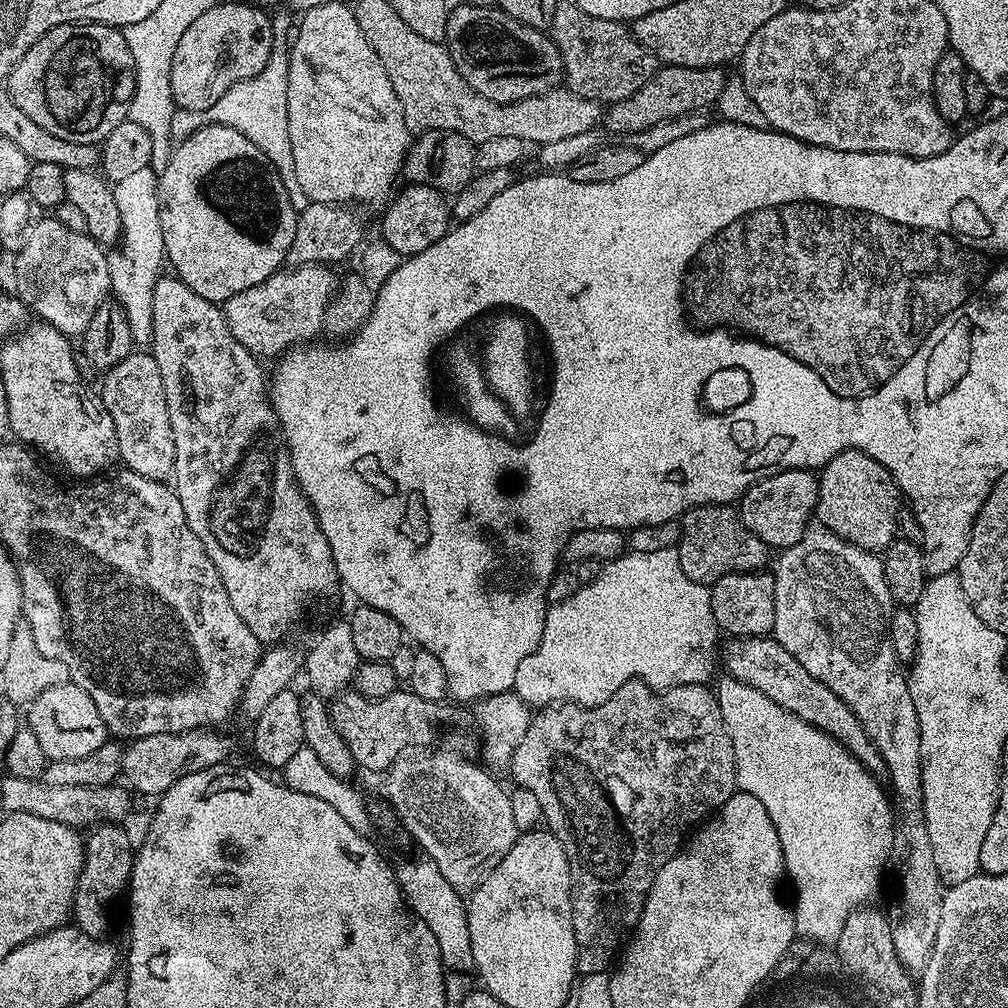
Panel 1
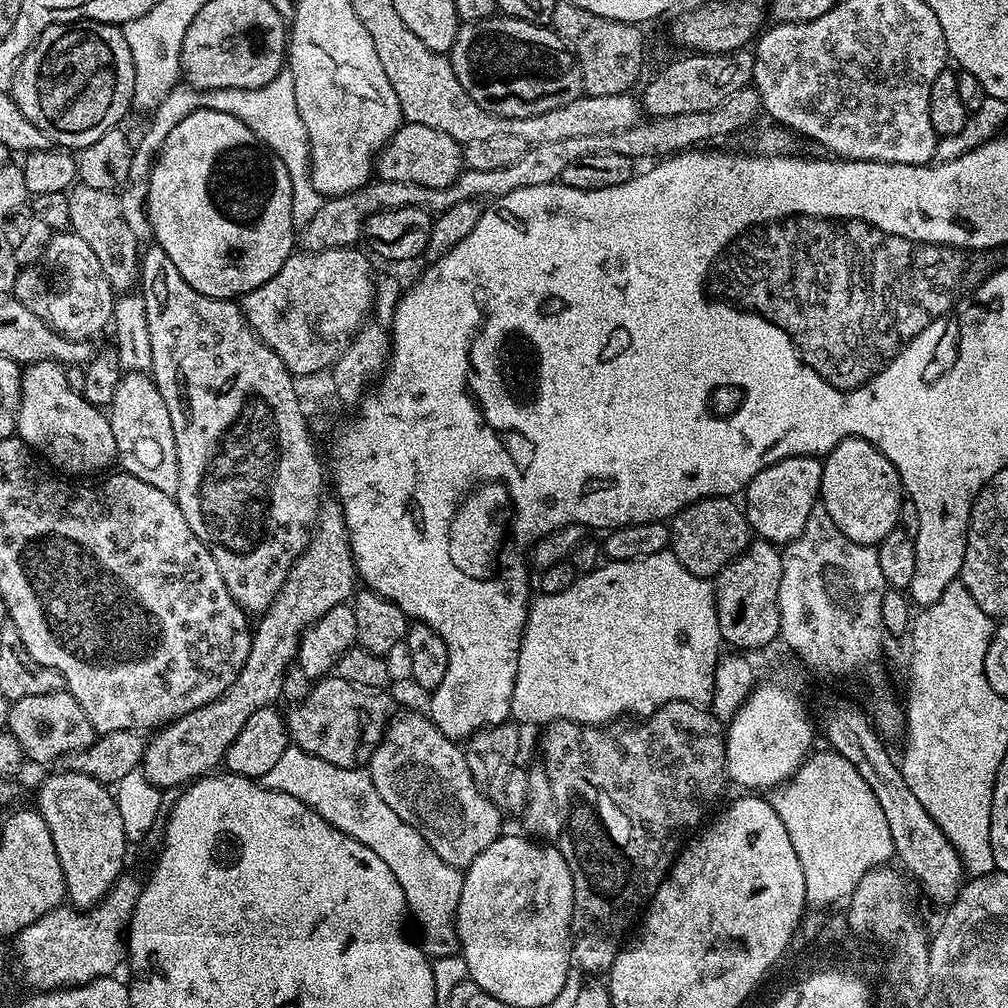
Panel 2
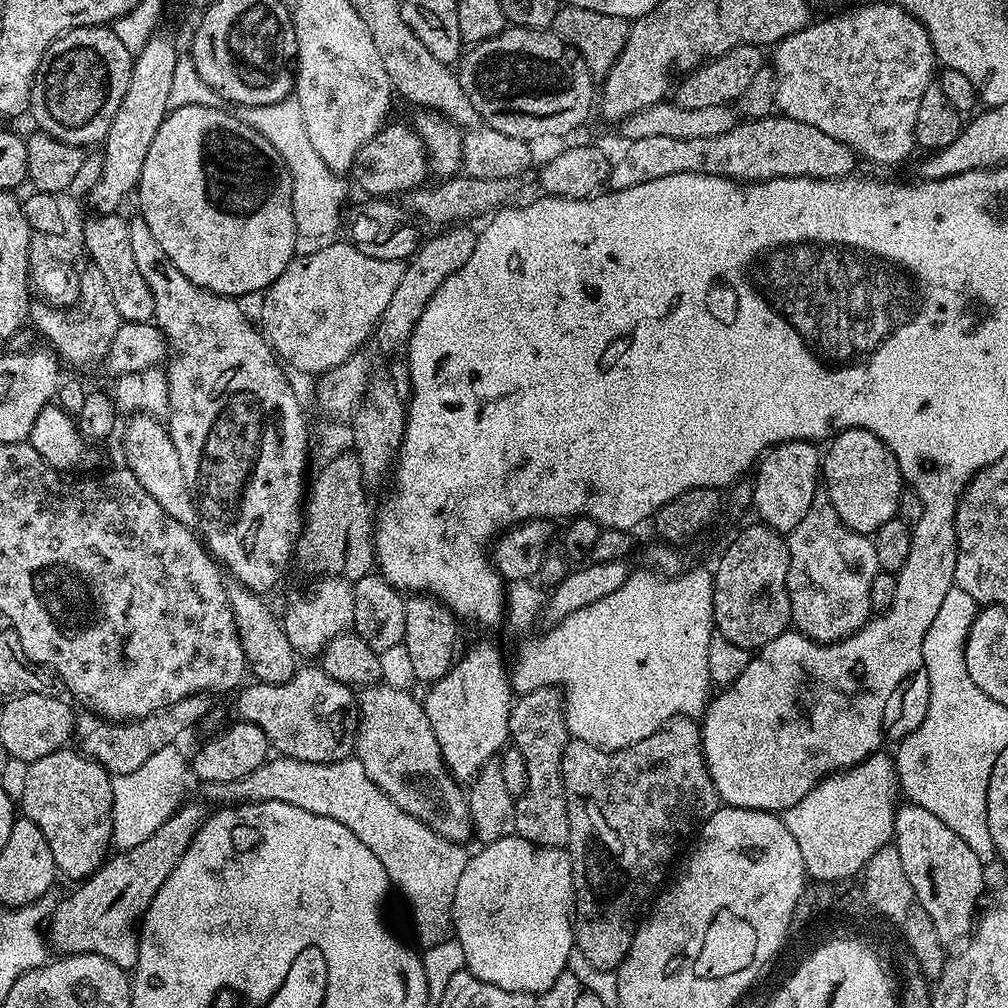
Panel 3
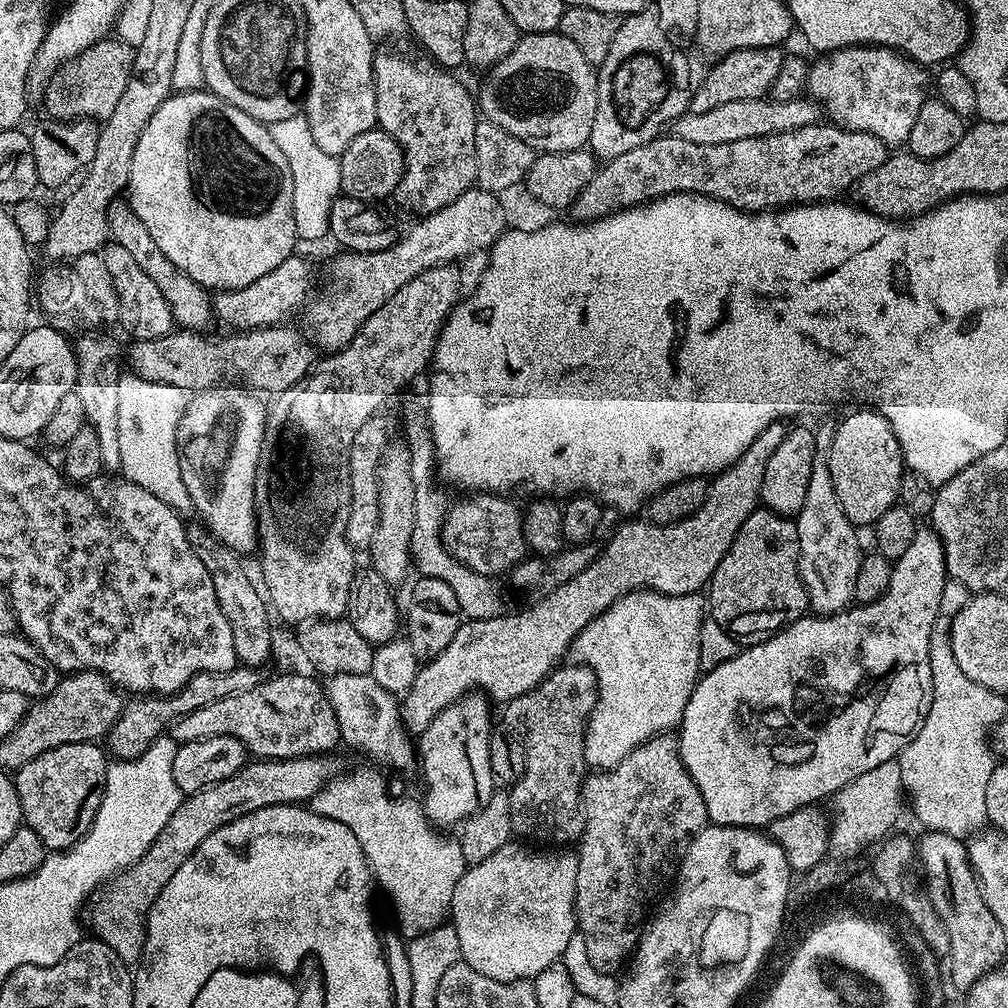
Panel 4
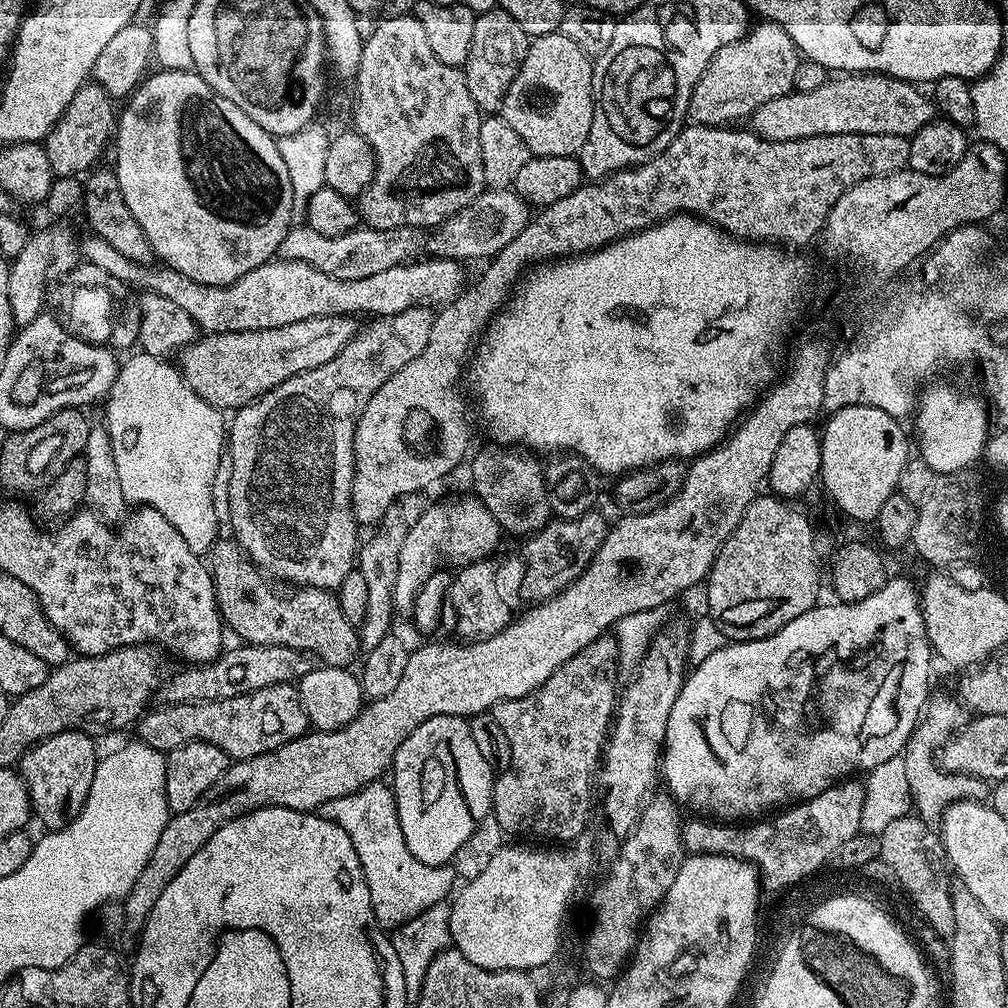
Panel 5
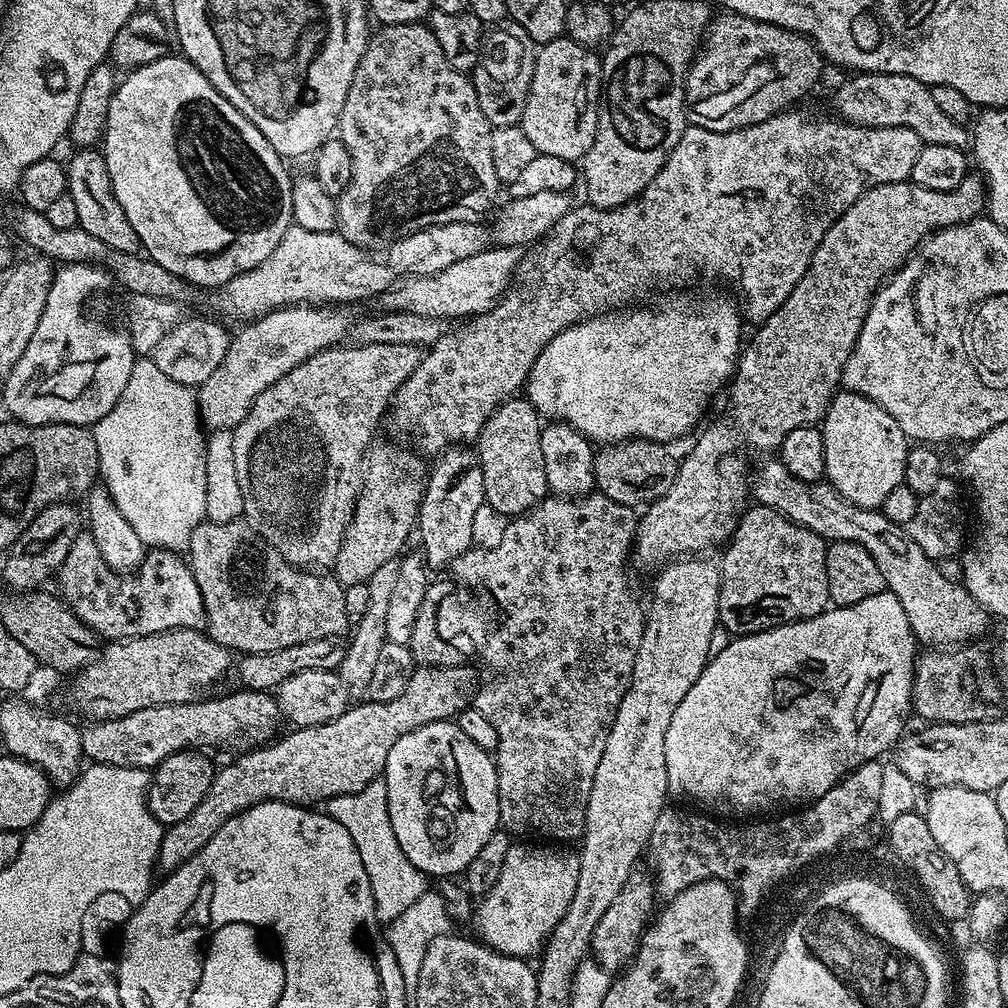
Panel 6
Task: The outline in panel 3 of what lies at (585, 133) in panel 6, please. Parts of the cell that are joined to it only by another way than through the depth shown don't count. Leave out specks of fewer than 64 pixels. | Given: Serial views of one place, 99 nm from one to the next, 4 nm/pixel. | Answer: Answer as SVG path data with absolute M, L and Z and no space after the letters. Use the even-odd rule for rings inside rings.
M505 26L494 38L486 38L471 45L461 55L458 75L462 90L466 98L470 98L477 117L487 127L502 130L502 134L510 134L510 138L535 142L543 136L568 136L587 118L588 111L594 108L594 77L586 62L552 30Z

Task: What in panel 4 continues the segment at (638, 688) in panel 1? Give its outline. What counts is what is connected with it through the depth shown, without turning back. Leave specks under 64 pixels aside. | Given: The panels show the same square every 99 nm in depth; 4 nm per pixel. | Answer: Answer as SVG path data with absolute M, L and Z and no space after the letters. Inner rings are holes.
M672 734L652 736L646 743L639 744L633 752L626 754L620 764L585 775L580 786L580 799L584 830L580 834L576 852L578 940L584 943L584 956L594 971L619 973L636 950L636 941L640 939L642 925L649 911L648 903L667 880L669 883L673 879L680 857L694 837L709 823L706 802L702 802L698 786L682 762L680 741Z

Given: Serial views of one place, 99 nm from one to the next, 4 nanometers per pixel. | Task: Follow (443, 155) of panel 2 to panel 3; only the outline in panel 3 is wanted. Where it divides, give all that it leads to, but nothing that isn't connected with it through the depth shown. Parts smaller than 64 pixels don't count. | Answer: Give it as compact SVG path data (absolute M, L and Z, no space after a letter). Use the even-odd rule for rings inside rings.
M385 123L384 127L362 150L358 150L354 173L360 188L372 198L392 198L395 192L407 194L413 188L419 188L425 183L430 172L430 157L424 139L420 137L415 127L407 128L404 124Z

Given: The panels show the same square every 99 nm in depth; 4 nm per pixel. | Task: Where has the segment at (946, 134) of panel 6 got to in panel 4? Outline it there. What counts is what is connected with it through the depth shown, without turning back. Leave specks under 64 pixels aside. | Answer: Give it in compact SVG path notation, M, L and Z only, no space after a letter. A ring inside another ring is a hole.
M738 98L738 102L722 102L722 106L714 106L714 110L706 110L703 114L689 110L672 121L670 132L686 142L698 142L698 146L718 146L722 142L742 142L742 138L762 138L805 128L817 123L816 112L817 105L808 98L790 102L771 98Z

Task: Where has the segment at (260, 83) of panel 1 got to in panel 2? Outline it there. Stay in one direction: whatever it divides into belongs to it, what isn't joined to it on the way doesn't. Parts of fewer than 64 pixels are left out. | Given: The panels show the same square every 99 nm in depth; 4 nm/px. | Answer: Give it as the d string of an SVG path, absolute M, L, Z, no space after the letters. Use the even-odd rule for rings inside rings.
M288 70L279 72L266 86L257 88L255 92L243 94L229 94L227 91L202 92L184 82L177 84L174 90L170 90L170 94L162 102L162 106L158 106L156 111L151 113L152 125L145 130L144 137L141 138L140 144L138 140L132 153L128 180L132 182L147 181L153 163L160 155L166 138L170 138L170 130L174 130L174 126L178 126L178 122L182 122L182 118L194 114L200 108L218 110L222 114L230 114L234 118L238 118L258 137L262 144L265 144L278 158L282 158L292 183L292 222L297 229L303 230L310 222L310 218L314 218L314 214L318 214L322 197L318 190L314 190L308 135L306 126L302 126L302 114L298 114L298 98L294 98L294 78L291 71Z

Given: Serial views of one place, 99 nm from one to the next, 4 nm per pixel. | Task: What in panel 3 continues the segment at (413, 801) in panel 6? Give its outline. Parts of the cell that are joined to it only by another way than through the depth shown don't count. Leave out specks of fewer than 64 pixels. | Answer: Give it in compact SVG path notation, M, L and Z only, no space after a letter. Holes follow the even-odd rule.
M476 644L463 656L464 653L441 680L437 680L427 689L428 697L423 697L422 703L426 710L426 718L434 730L434 738L438 738L438 746L442 750L442 758L450 775L455 780L470 782L480 773L484 763L493 759L509 743L508 723L514 693L509 669L506 664L504 668L504 660L494 645Z

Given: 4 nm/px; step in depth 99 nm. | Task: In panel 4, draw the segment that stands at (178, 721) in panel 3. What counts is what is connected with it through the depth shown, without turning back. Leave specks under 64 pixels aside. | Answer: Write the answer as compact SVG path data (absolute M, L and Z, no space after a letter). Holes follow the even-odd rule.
M237 666L225 672L194 674L194 678L190 678L190 682L186 682L186 686L182 686L180 690L172 692L169 696L137 695L125 703L123 710L120 711L120 717L107 732L107 751L116 760L138 758L159 736L165 735L166 730L171 729L174 722L178 722L178 718L182 718L186 714L194 714L194 710L202 710L202 706L210 706L210 702L218 702L218 698L226 698L234 694L242 694L246 690L254 690L254 686L258 686L261 679L260 668Z

